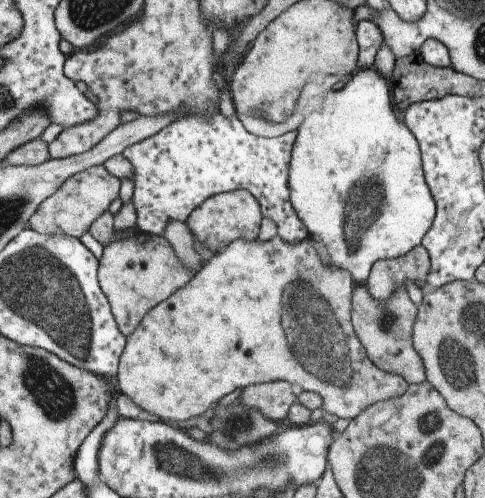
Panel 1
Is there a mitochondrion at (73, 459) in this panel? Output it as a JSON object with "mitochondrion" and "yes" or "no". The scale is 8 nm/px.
{"mitochondrion":"no"}

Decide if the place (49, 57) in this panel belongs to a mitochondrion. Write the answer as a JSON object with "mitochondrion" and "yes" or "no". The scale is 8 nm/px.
{"mitochondrion":"no"}

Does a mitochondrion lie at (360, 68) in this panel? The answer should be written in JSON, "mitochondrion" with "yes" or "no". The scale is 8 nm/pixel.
{"mitochondrion":"no"}

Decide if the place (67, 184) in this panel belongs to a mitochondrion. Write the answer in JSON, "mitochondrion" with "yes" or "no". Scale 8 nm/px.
{"mitochondrion":"no"}

